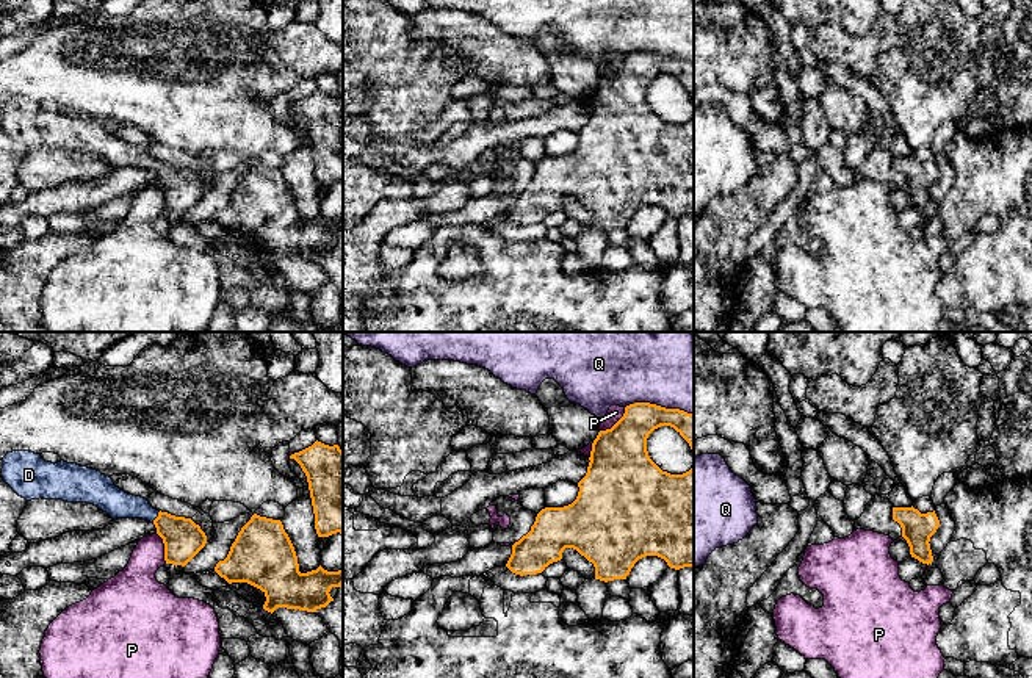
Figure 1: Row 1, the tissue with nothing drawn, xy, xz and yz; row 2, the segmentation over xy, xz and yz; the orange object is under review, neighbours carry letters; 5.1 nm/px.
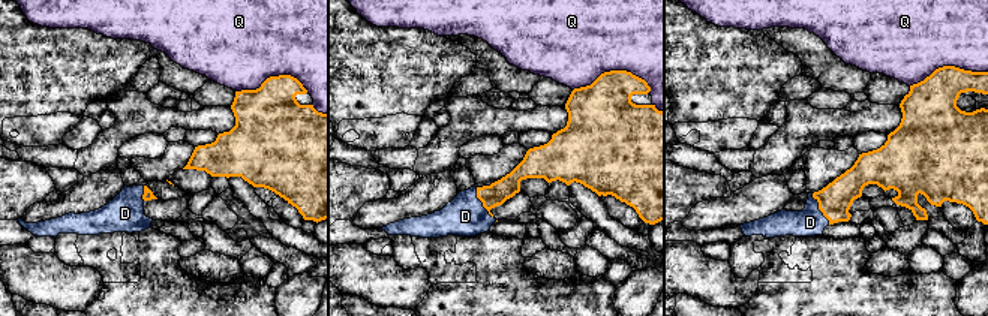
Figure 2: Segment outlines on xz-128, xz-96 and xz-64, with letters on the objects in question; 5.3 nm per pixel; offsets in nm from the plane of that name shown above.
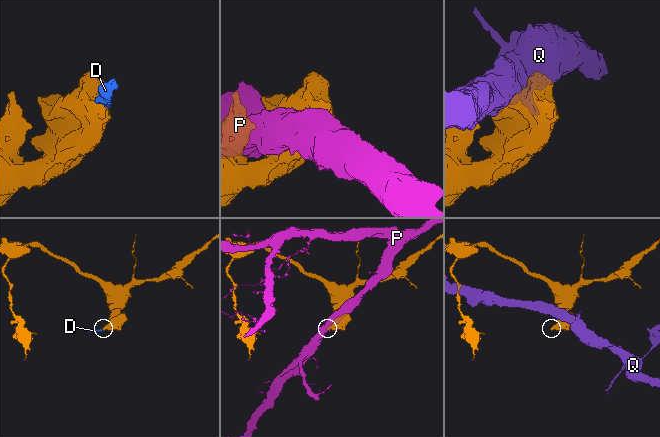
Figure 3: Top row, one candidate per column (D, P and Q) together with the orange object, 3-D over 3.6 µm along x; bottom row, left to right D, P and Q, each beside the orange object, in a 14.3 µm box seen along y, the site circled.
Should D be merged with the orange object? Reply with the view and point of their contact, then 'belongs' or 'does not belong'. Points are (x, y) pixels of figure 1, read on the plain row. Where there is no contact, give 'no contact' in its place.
contact xy (157, 166); belongs

